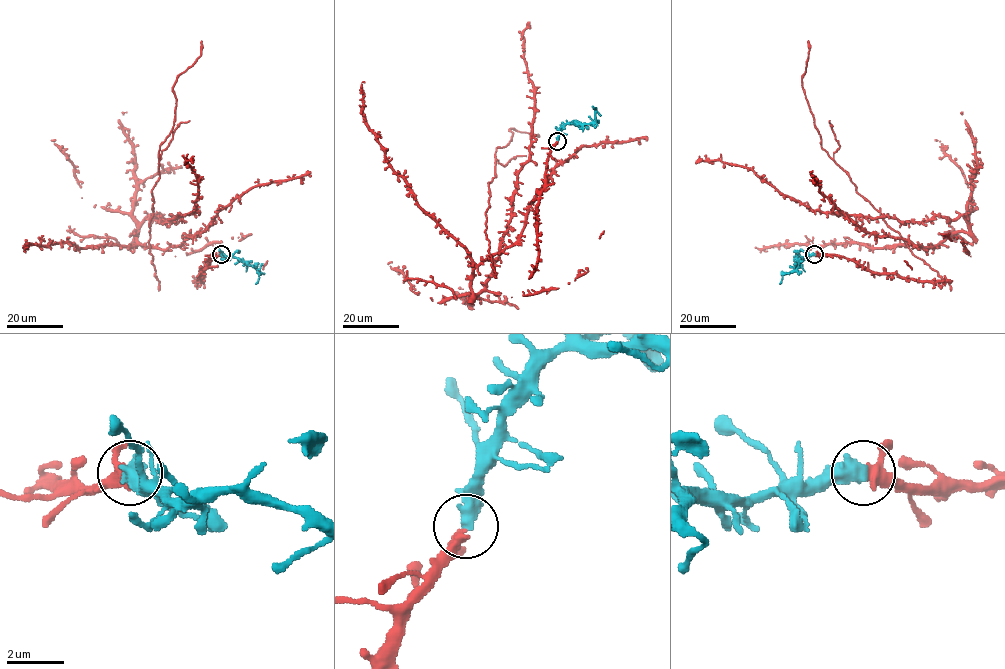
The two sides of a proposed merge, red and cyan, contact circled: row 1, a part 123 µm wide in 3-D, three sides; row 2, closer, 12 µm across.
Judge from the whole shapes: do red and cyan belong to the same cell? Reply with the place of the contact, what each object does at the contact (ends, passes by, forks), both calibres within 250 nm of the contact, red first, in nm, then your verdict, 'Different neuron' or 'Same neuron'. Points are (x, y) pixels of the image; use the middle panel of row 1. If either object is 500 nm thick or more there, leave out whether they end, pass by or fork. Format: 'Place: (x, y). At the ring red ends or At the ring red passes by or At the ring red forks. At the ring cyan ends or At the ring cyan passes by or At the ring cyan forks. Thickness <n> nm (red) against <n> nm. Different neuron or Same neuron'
Place: (557, 141). Thickness 320 nm (red) against 600 nm. Same neuron

